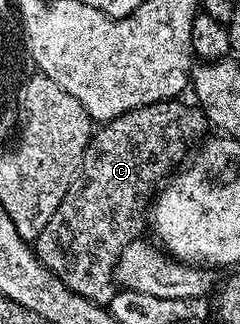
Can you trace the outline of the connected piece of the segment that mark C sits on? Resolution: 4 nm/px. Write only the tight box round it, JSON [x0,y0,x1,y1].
[32,99,210,305]

